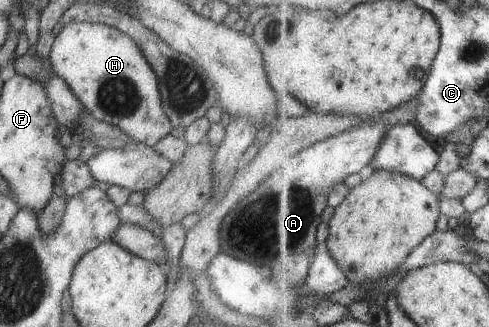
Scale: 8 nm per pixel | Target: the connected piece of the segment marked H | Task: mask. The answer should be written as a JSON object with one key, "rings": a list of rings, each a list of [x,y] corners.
{"rings":[[[70,22],[54,39],[49,58],[55,75],[64,79],[75,98],[98,121],[114,125],[134,142],[152,147],[172,131],[172,123],[164,112],[154,69],[148,64],[140,47],[121,30],[118,31],[104,23]]]}

